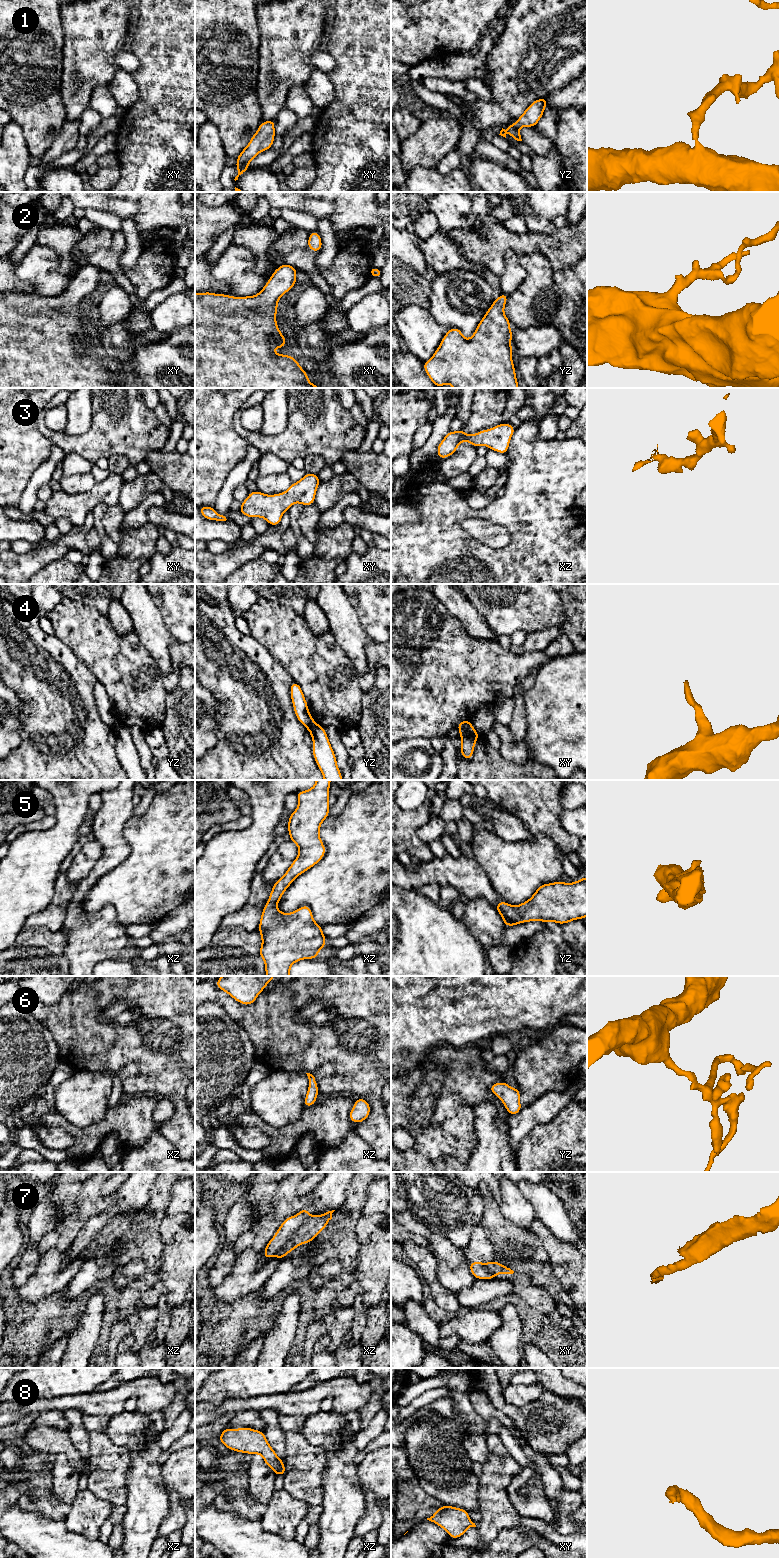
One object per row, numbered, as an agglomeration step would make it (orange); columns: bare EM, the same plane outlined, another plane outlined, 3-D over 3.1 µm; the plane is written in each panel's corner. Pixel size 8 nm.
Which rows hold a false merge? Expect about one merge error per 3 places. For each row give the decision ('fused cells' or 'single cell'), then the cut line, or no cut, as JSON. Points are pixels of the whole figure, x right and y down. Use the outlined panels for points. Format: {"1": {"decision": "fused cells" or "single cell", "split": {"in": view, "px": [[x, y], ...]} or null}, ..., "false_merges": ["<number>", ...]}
{"1": {"decision": "single cell", "split": null}, "2": {"decision": "single cell", "split": null}, "3": {"decision": "single cell", "split": null}, "4": {"decision": "fused cells", "split": {"in": "xy", "px": [[470, 723], [460, 731]]}}, "5": {"decision": "single cell", "split": null}, "6": {"decision": "single cell", "split": null}, "7": {"decision": "fused cells", "split": {"in": "xz", "px": [[311, 1216], [272, 1253]]}}, "8": {"decision": "single cell", "split": null}, "false_merges": ["4", "7"]}

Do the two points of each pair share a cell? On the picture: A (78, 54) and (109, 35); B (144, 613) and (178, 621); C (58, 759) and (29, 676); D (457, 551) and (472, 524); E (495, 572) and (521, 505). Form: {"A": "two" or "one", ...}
{"A": "one", "B": "two", "C": "one", "D": "two", "E": "one"}

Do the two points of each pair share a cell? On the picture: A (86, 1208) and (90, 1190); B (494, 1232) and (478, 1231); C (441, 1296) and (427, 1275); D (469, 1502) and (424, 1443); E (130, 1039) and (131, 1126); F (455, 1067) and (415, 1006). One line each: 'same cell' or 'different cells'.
A: same cell
B: different cells
C: same cell
D: same cell
E: different cells
F: different cells

